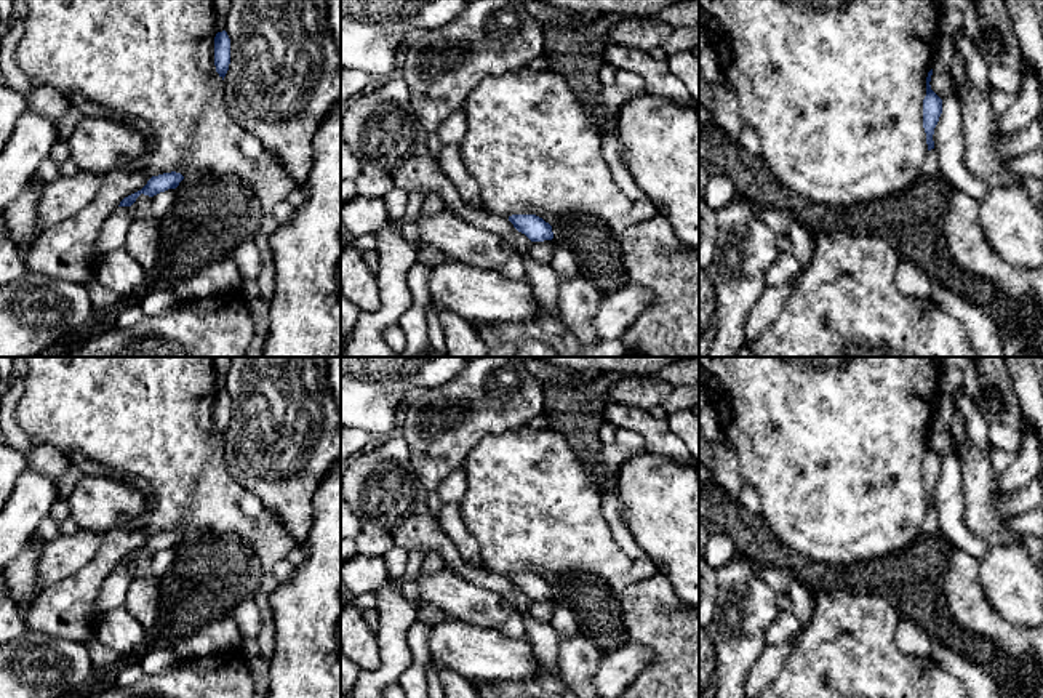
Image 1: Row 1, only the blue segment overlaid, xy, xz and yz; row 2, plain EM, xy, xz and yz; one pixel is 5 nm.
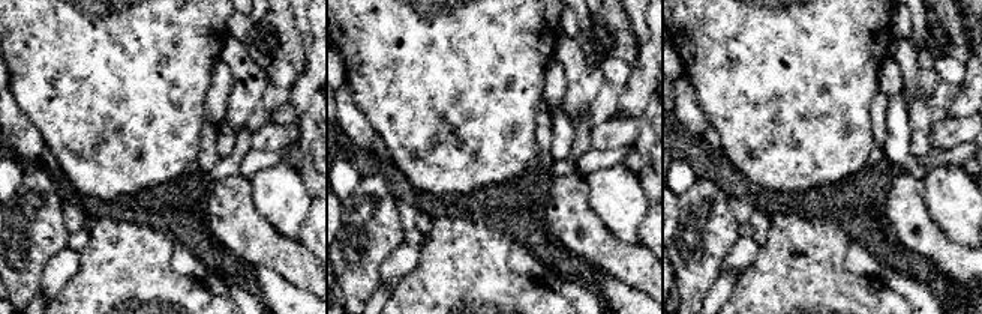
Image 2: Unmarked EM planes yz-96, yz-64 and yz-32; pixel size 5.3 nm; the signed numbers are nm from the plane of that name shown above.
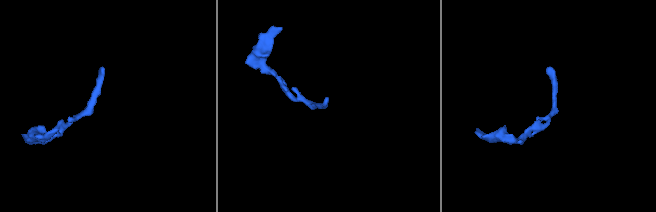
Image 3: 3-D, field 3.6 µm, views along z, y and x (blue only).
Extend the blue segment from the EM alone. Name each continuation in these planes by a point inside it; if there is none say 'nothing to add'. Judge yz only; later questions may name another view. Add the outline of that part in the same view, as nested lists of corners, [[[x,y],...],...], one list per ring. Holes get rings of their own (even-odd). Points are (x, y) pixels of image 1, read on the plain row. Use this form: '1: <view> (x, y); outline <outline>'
nothing to add

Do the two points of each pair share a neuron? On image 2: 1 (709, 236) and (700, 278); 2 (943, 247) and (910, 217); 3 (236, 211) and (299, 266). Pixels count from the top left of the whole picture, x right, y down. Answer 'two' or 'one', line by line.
1: one
2: one
3: one

